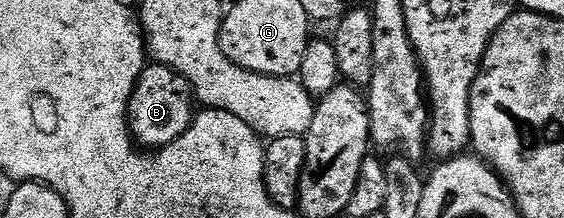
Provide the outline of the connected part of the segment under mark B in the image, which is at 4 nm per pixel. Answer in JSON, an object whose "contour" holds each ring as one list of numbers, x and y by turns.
{"contour":[[147,64,130,94,128,120,135,142,150,151,162,149,163,146,175,141,190,126,195,116,196,105,192,100,190,84,167,65]]}

